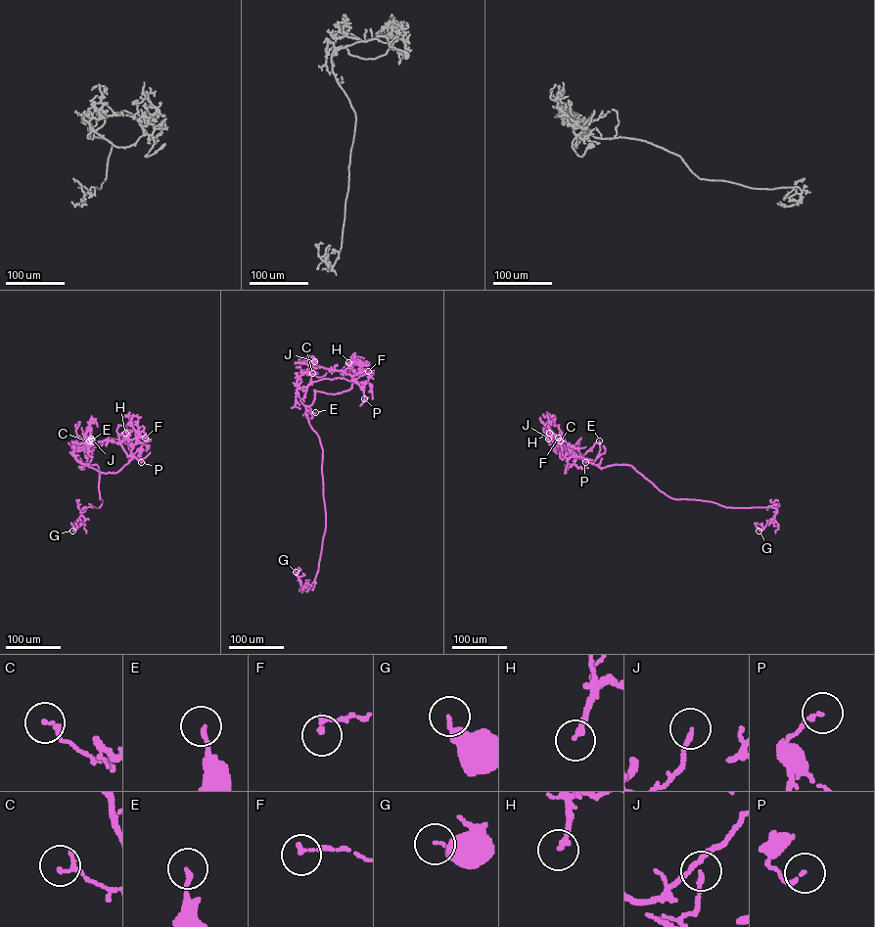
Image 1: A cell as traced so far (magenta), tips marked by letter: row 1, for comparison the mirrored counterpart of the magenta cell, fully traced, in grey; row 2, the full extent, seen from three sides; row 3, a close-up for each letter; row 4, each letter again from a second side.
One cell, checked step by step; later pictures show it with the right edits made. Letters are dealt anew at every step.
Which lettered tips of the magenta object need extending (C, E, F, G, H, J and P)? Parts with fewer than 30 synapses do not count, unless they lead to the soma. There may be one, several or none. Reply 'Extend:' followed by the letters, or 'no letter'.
Extend: no letter

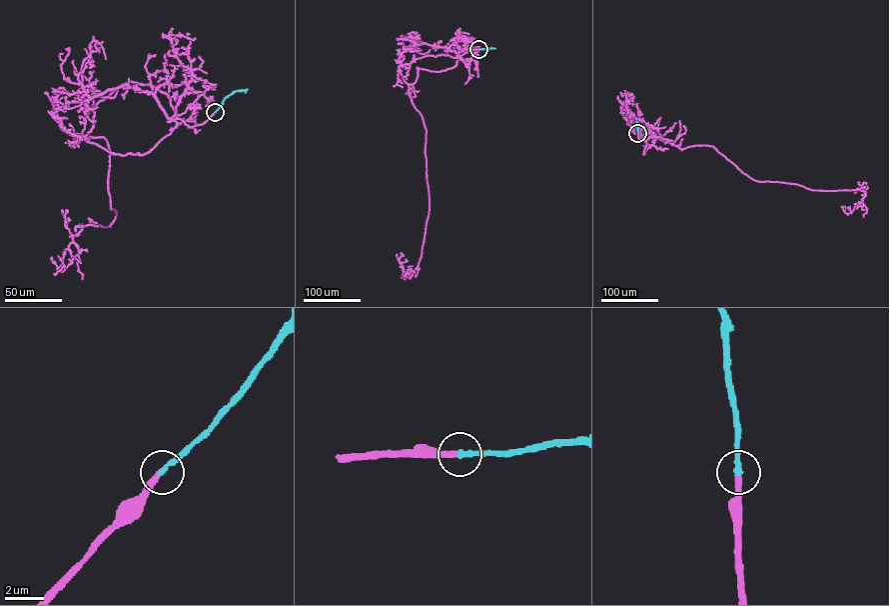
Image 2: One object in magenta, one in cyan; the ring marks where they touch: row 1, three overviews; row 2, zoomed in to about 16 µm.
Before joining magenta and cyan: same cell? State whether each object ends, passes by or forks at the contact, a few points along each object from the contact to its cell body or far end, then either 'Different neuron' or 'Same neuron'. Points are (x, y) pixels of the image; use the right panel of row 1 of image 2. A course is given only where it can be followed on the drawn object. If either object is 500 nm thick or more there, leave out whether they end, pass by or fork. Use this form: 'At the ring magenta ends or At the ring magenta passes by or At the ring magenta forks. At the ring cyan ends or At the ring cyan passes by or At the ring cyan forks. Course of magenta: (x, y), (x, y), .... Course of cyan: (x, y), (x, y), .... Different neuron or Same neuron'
At the ring magenta ends. At the ring cyan ends. Course of magenta: (637, 133), (660, 117), (672, 145), (713, 146), (757, 181), (864, 192), (849, 213), (841, 207). Course of cyan: (637, 133), (637, 121). Same neuron

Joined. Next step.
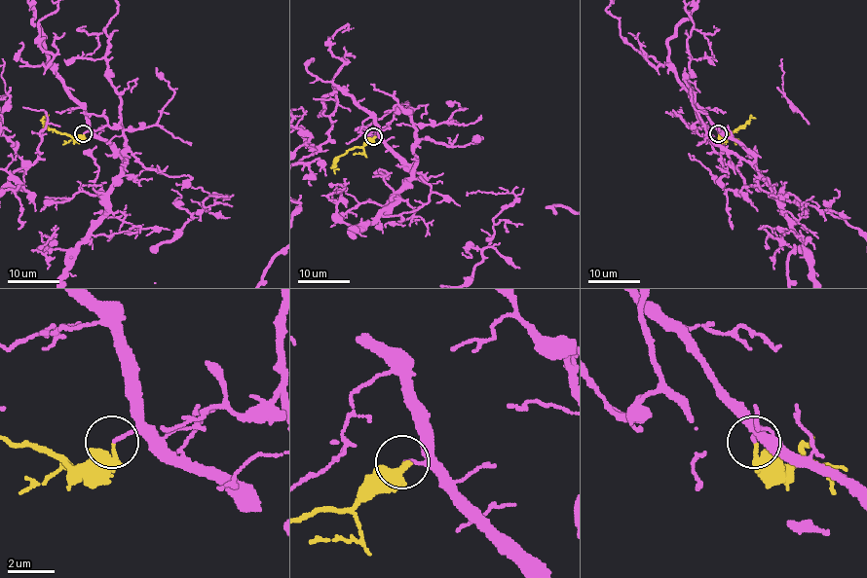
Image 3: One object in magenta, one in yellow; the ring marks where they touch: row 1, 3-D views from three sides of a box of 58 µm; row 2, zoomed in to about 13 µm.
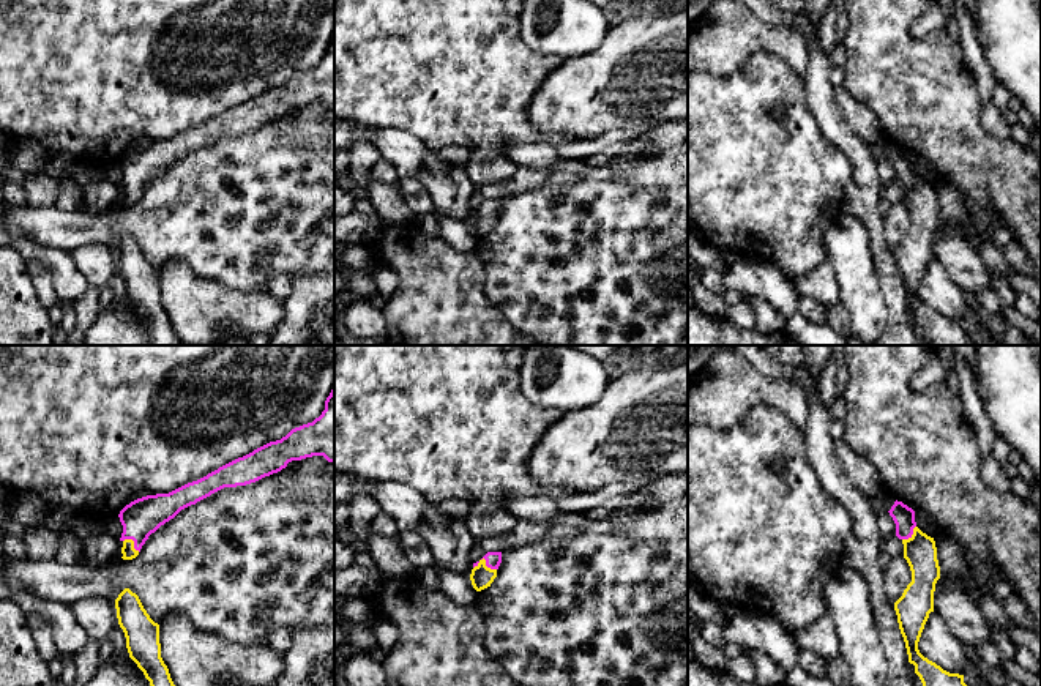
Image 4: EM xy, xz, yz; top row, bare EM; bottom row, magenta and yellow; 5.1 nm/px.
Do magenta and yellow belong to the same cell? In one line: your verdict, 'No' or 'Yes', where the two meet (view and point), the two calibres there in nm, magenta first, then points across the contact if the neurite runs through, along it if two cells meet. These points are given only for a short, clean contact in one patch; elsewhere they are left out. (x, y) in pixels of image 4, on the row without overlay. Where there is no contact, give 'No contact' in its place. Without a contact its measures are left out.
Yes. Touches magenta at xz (486, 208). Thickness 80 nm (magenta) against 120 nm. Path across: xz (492, 205), (486, 208), (486, 216), (481, 223)

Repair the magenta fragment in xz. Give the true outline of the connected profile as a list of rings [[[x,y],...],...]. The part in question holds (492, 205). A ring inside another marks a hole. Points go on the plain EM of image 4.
[[[487,199],[479,208],[473,210],[470,227],[476,238],[491,233],[491,230],[497,224],[500,210],[502,199]]]

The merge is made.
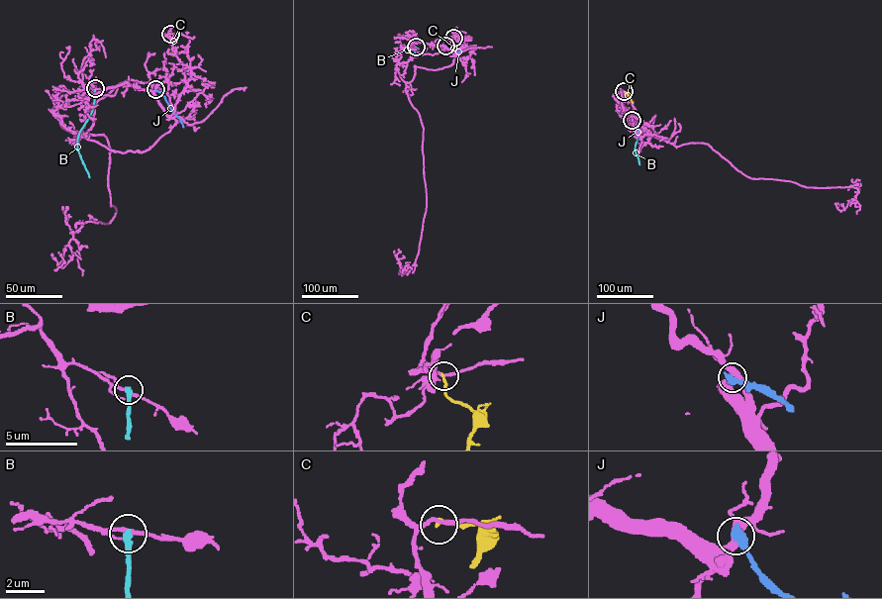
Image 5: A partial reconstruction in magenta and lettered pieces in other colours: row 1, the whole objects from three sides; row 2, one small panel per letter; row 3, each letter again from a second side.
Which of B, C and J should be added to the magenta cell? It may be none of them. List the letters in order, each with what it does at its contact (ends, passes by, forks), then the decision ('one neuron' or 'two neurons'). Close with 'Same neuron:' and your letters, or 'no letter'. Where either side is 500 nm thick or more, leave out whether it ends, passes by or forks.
B: it ends | two neurons
C: it ends | two neurons
J: two neurons
Same neuron: no letter

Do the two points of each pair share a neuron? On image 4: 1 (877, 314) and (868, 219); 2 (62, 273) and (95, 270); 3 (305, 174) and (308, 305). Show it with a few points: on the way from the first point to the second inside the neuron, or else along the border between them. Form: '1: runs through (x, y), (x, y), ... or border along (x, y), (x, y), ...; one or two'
1: border along (847, 208), (865, 227), (877, 275); two
2: border along (68, 253), (76, 268), (93, 289); two
3: border along (317, 272), (297, 272), (291, 276); two

